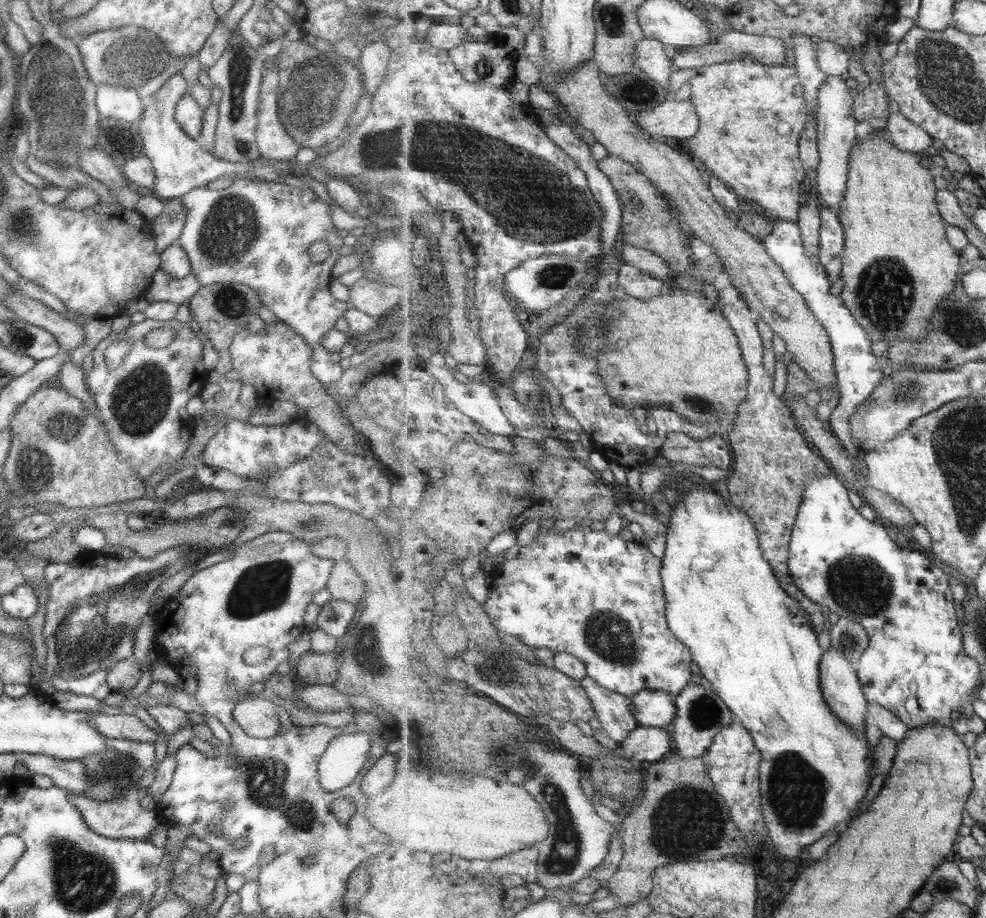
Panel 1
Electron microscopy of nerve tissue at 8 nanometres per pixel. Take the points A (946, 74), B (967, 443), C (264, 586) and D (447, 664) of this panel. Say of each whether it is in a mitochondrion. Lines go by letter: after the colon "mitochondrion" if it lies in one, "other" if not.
A: mitochondrion
B: mitochondrion
C: mitochondrion
D: other

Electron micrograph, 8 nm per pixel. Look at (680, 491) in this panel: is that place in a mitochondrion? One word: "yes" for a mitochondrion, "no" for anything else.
no

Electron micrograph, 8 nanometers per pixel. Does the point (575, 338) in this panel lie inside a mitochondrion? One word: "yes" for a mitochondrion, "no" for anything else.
yes

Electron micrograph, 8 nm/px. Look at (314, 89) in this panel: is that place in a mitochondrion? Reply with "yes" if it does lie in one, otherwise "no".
yes

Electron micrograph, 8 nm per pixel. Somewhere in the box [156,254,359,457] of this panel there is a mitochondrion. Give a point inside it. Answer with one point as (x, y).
(230, 301)

